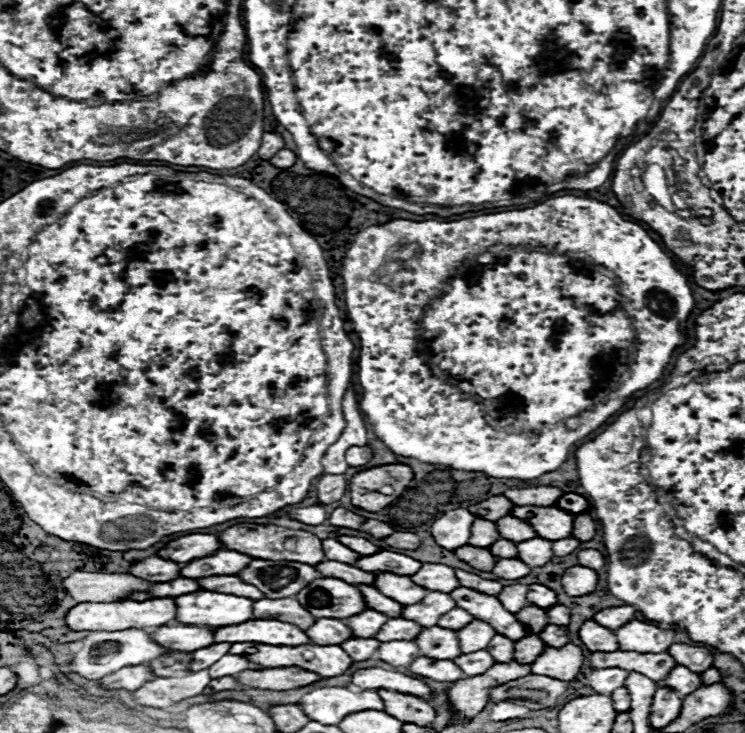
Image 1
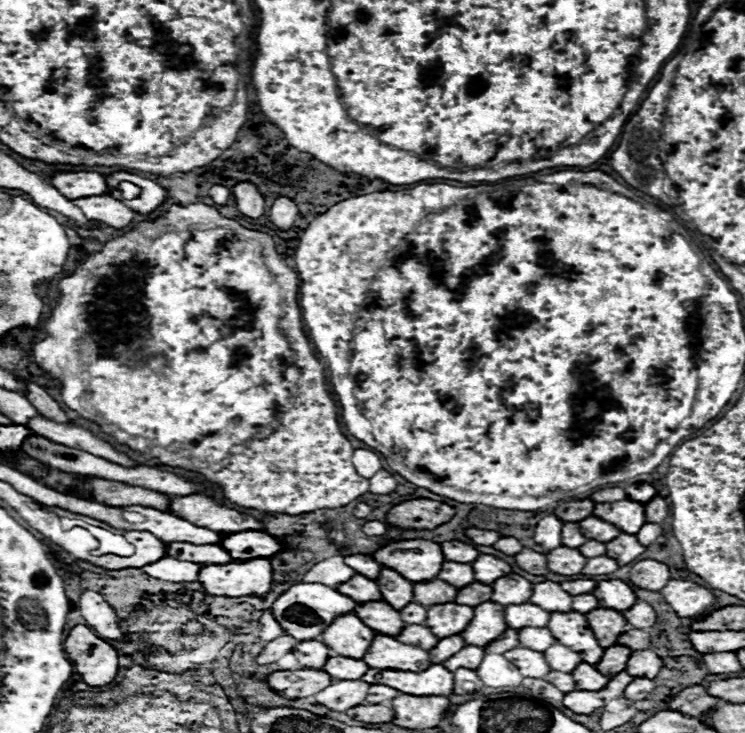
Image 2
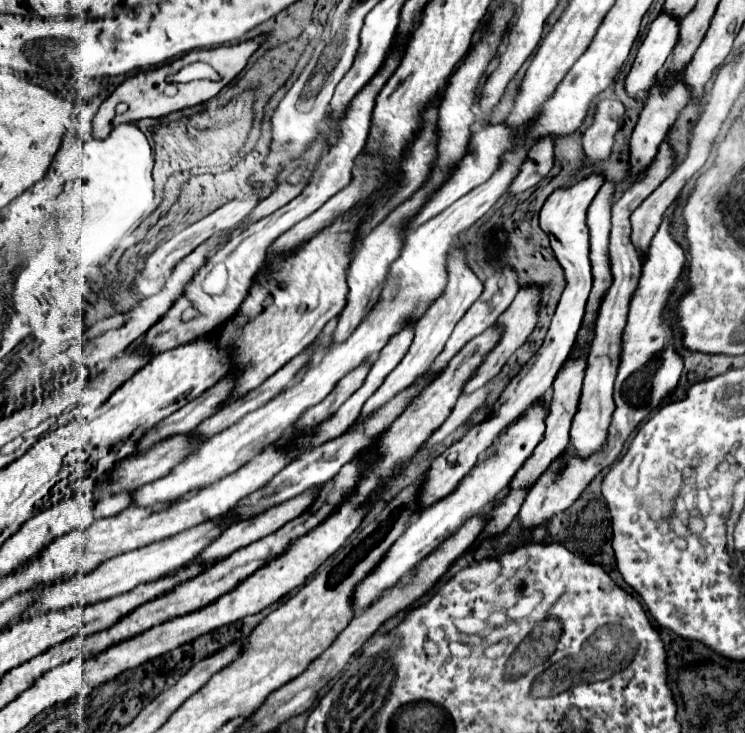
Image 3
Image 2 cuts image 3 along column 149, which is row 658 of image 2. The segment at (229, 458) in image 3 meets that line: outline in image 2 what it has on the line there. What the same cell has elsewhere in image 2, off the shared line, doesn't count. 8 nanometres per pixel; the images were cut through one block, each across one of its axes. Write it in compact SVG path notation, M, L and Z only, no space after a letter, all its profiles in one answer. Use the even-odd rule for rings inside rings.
M486 654L482 664L476 668L476 674L490 688L516 688L524 680L520 670L510 664L502 654Z

